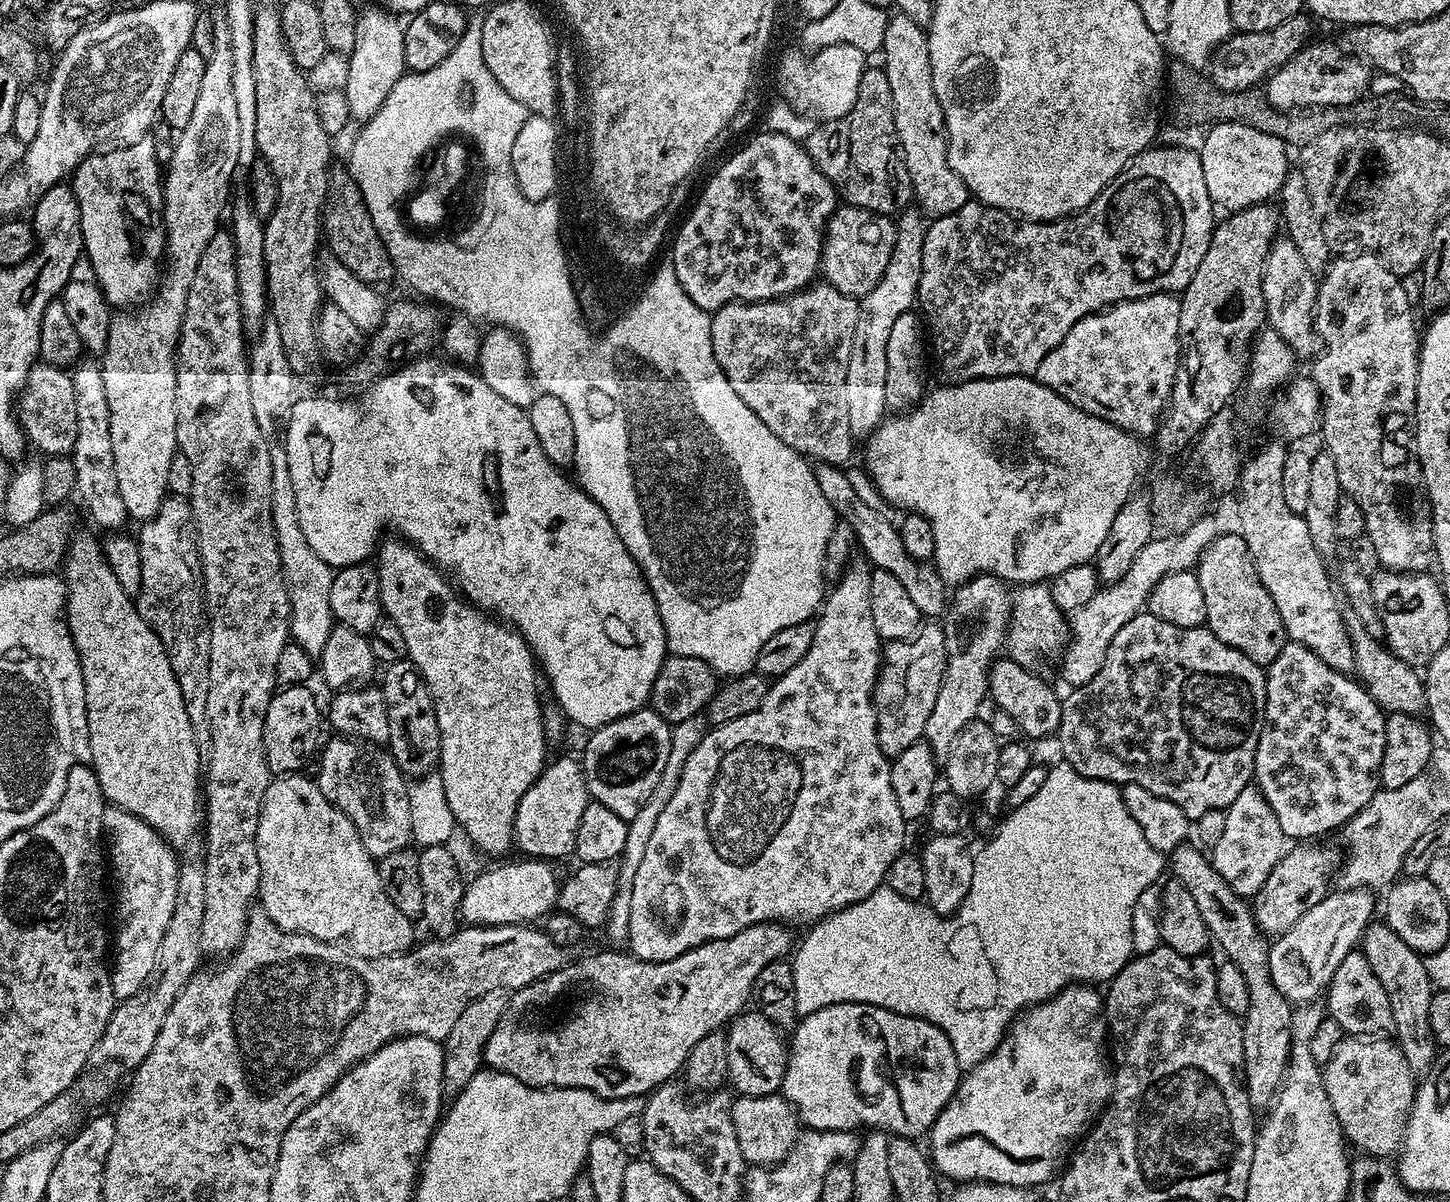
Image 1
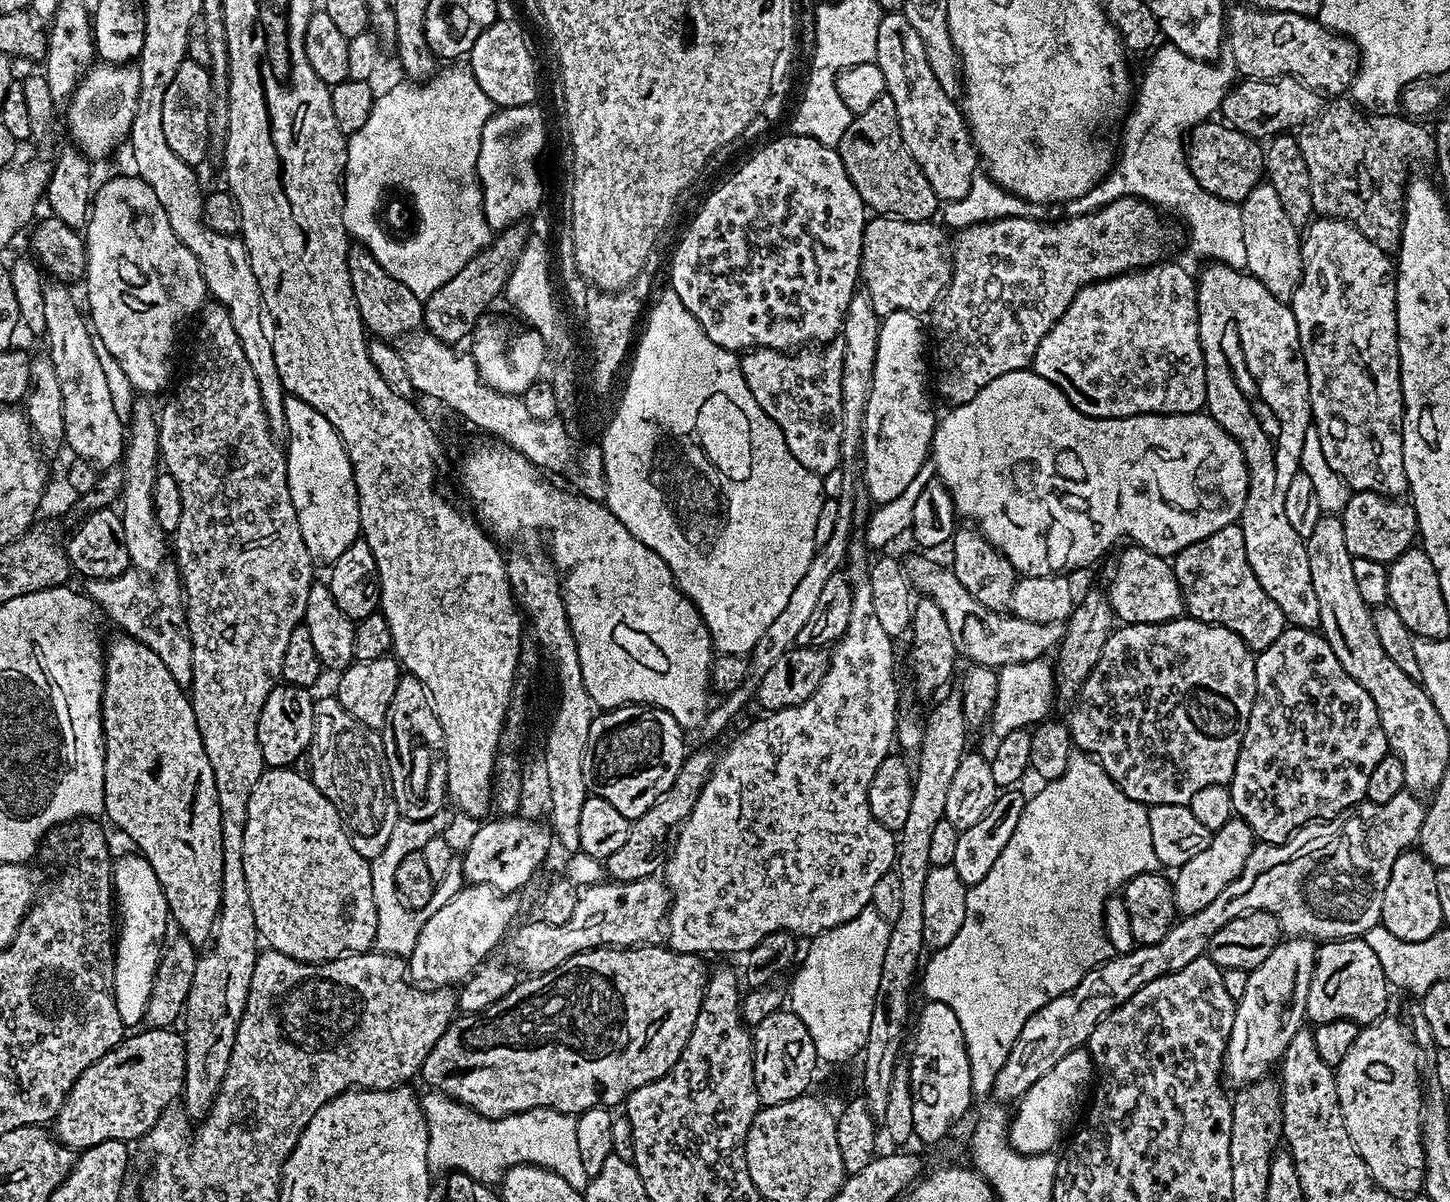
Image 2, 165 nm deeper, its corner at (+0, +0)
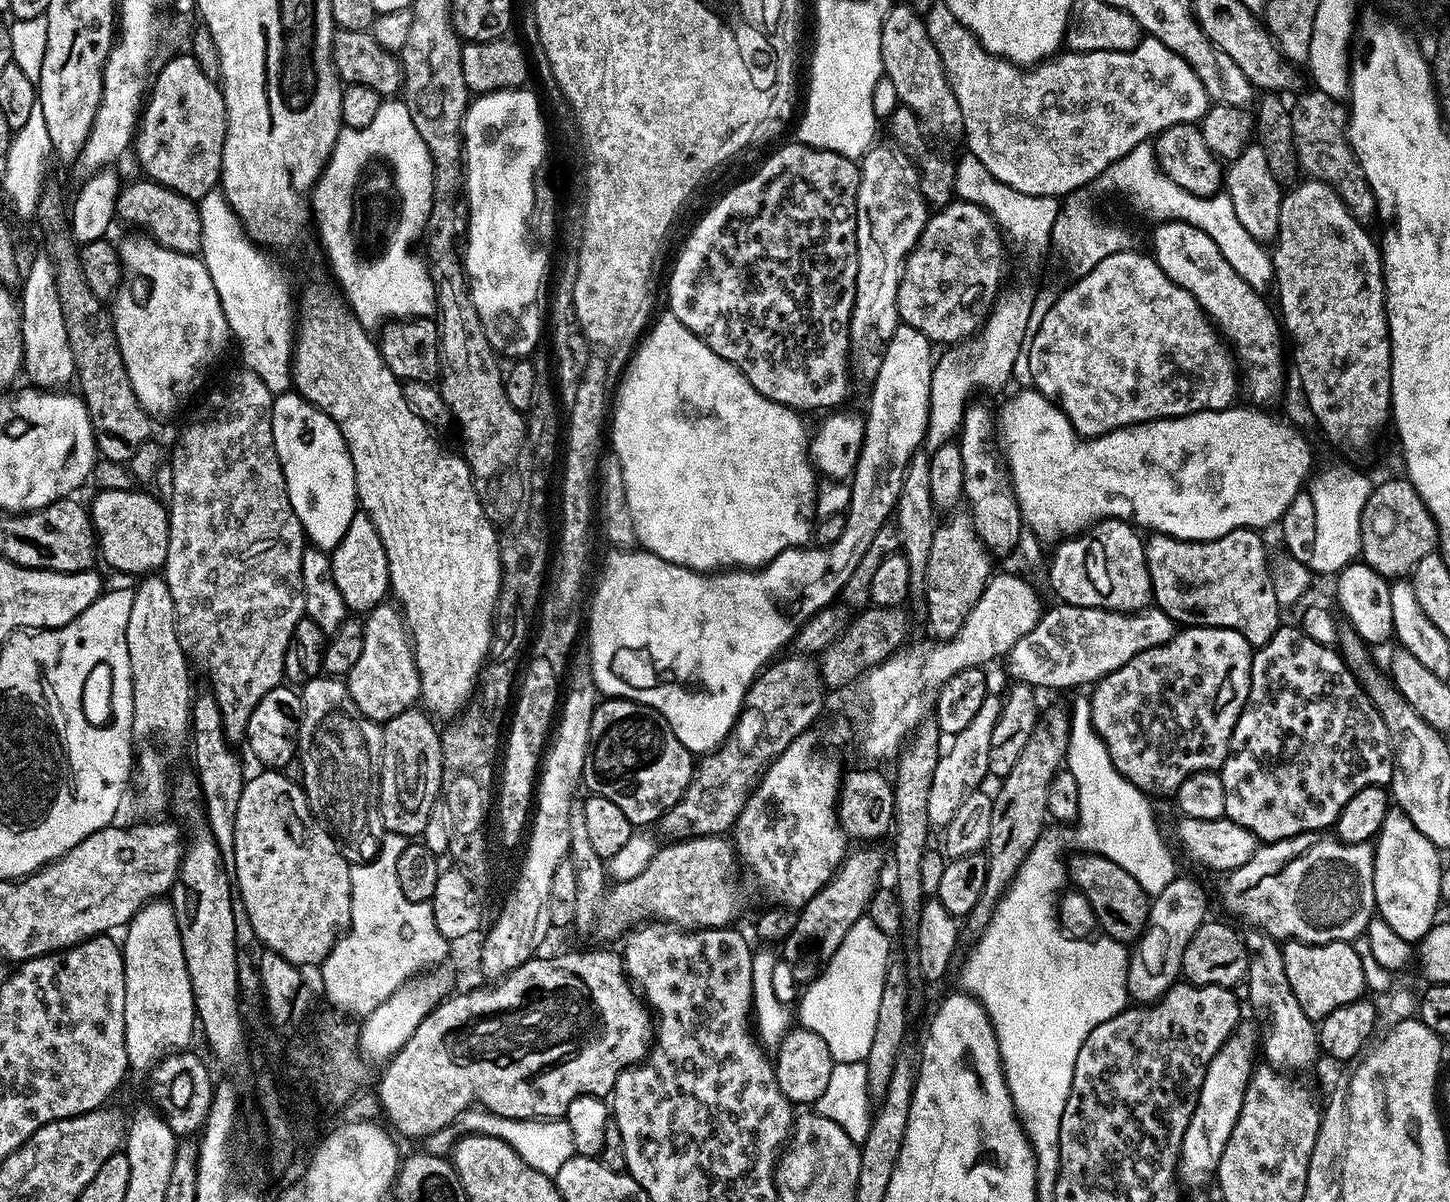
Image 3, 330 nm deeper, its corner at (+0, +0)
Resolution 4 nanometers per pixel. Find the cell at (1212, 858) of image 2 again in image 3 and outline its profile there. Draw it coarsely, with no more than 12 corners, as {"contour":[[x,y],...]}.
{"contour":[[1177,875],[1148,909],[1128,995],[1151,1006],[1181,979],[1208,896]]}

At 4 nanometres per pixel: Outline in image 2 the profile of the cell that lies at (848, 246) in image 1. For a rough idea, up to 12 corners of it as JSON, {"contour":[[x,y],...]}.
{"contour":[[928,220],[864,225],[862,288],[882,318],[931,313],[952,277]]}

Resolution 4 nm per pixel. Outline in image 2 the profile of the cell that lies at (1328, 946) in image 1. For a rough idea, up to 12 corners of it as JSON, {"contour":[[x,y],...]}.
{"contour":[[1280,942],[1249,971],[1224,1052],[1263,1079],[1303,1029],[1317,951]]}

